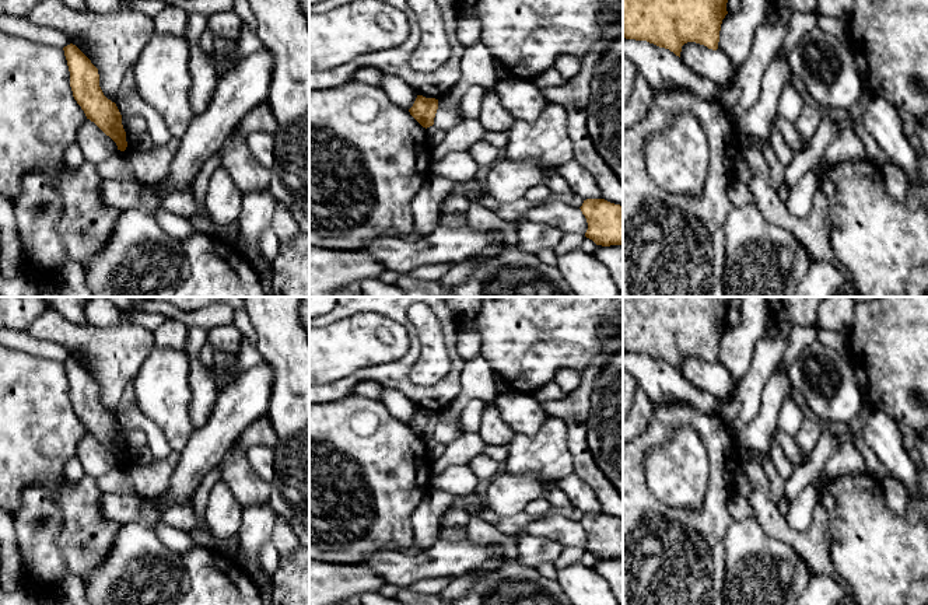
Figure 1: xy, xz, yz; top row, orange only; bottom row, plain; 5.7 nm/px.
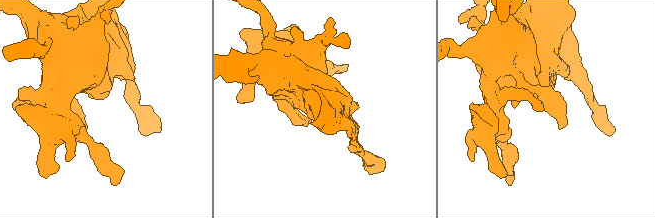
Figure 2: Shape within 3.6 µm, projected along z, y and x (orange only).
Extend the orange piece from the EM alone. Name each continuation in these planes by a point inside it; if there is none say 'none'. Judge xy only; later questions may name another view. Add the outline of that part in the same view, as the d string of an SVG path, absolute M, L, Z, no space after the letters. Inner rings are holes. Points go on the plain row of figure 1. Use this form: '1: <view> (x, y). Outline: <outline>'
none

